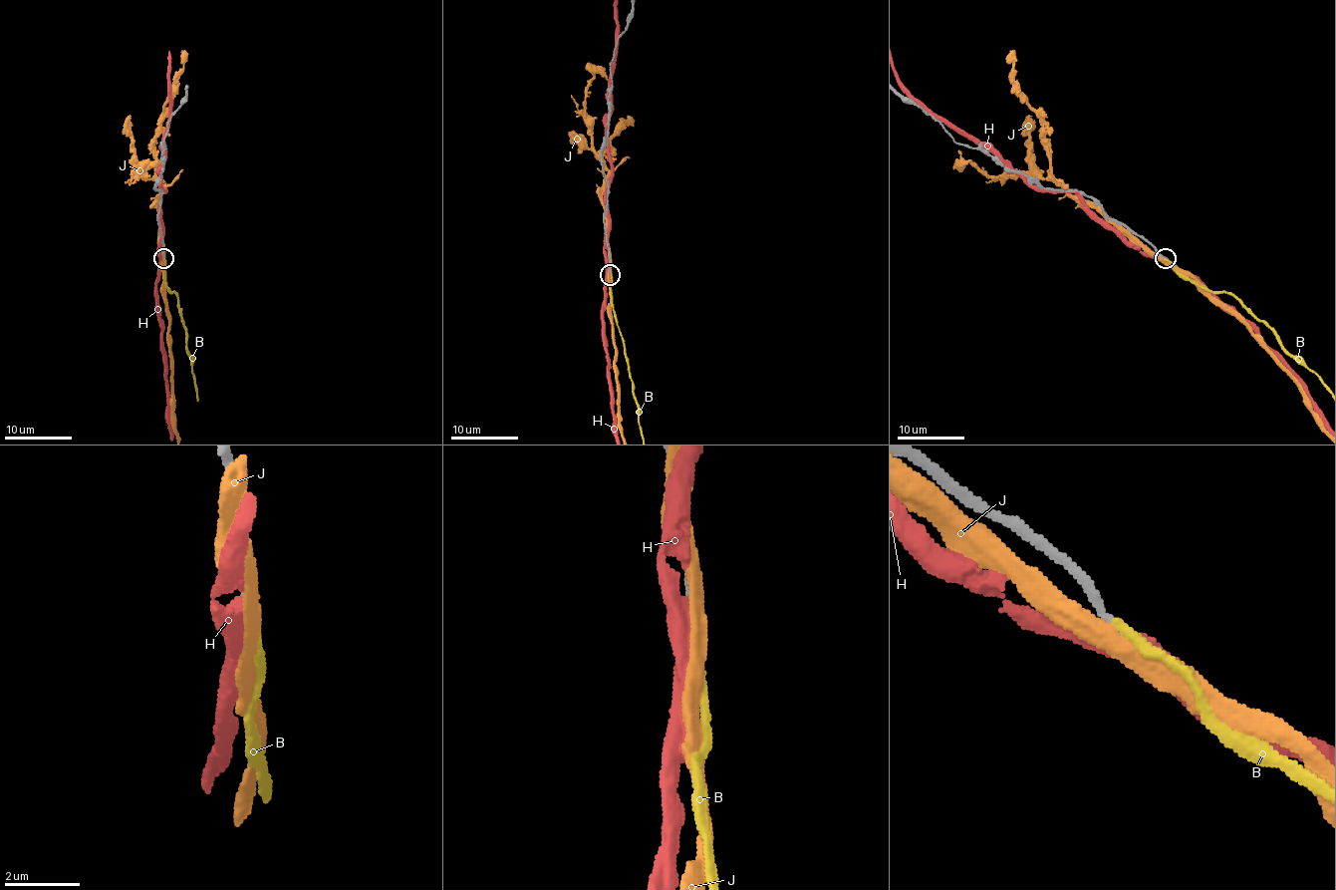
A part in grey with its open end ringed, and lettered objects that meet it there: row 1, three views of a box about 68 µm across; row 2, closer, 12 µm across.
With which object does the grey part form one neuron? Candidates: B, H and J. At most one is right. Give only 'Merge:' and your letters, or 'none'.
Merge: none

